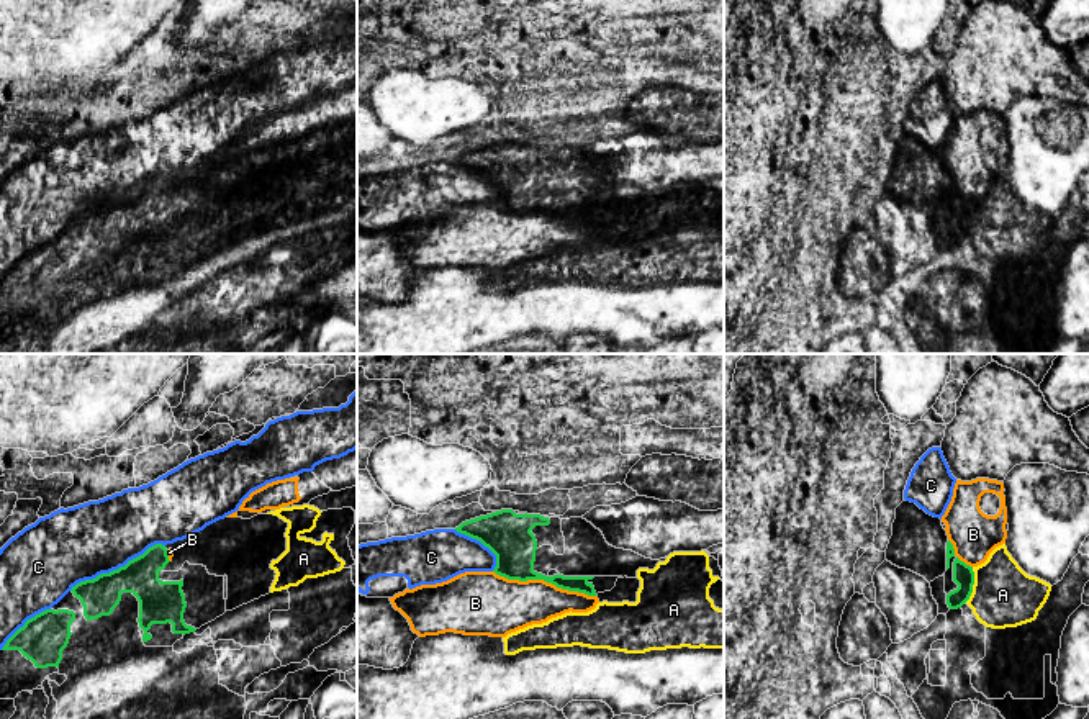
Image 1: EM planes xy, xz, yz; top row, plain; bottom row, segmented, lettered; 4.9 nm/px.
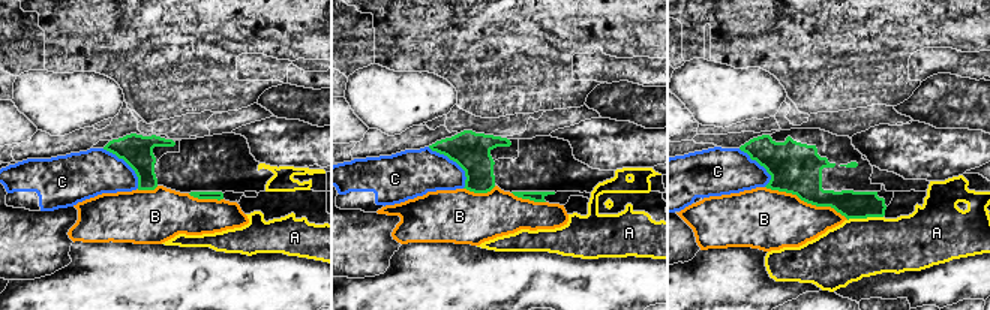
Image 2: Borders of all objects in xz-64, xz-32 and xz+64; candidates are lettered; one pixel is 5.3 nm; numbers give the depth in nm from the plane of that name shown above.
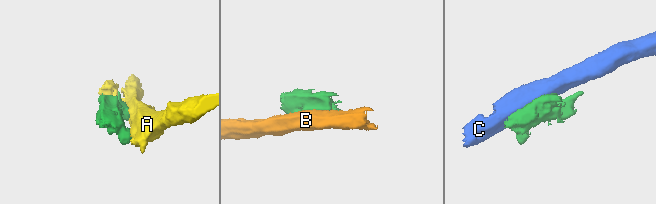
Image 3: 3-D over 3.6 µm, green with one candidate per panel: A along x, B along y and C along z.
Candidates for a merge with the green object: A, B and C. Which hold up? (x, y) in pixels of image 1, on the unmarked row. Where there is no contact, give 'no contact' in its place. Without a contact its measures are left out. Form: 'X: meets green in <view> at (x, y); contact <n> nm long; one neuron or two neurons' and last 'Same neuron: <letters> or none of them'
A: meets green in yz at (973, 217); contact 180 nm long; two neurons
B: meets green in xz at (544, 213); contact 500 nm long; two neurons
C: meets green in xy at (118, 202); contact 500 nm long; two neurons
Same neuron: none of them

